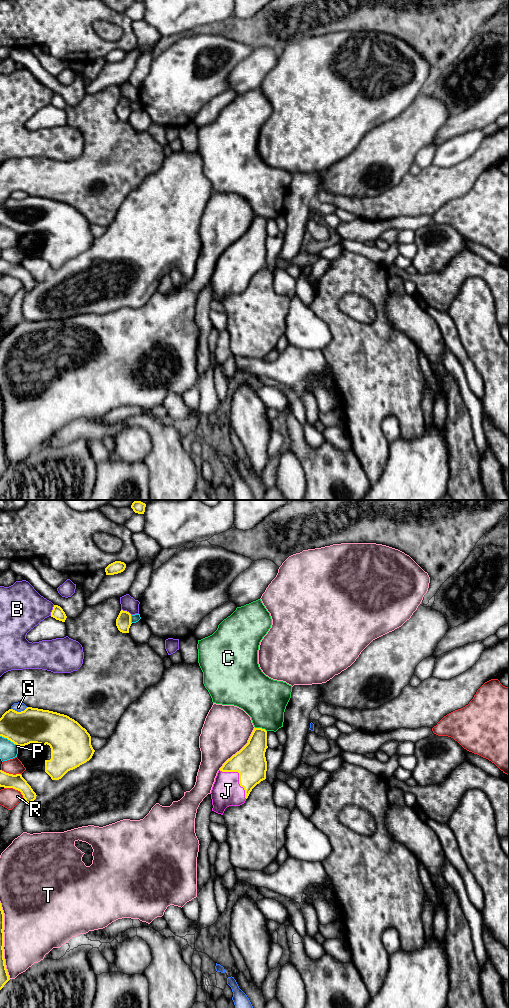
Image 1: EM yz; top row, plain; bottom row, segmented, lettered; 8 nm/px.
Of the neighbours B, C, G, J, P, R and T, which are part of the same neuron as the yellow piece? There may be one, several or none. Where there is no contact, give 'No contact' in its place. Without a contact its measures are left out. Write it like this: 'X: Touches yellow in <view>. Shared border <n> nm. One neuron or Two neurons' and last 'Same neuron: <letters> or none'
B: Touches yellow in yz. Shared border 90 nm. Two neurons
C: Touches yellow in yz. Shared border 100 nm. Two neurons
G: Touches yellow in yz. Shared border 140 nm. Two neurons
J: Touches yellow in yz. Shared border 320 nm. One neuron
P: Touches yellow in yz. Shared border 70 nm. Two neurons
R: Touches yellow in yz. Shared border 180 nm. Two neurons
T: Touches yellow in yz. Shared border 440 nm. Two neurons
Same neuron: J

